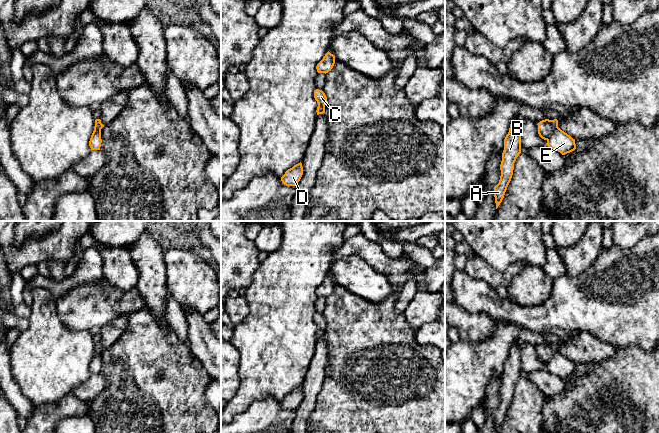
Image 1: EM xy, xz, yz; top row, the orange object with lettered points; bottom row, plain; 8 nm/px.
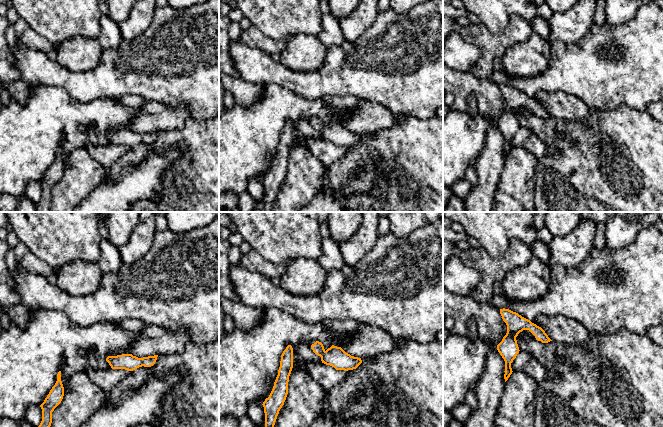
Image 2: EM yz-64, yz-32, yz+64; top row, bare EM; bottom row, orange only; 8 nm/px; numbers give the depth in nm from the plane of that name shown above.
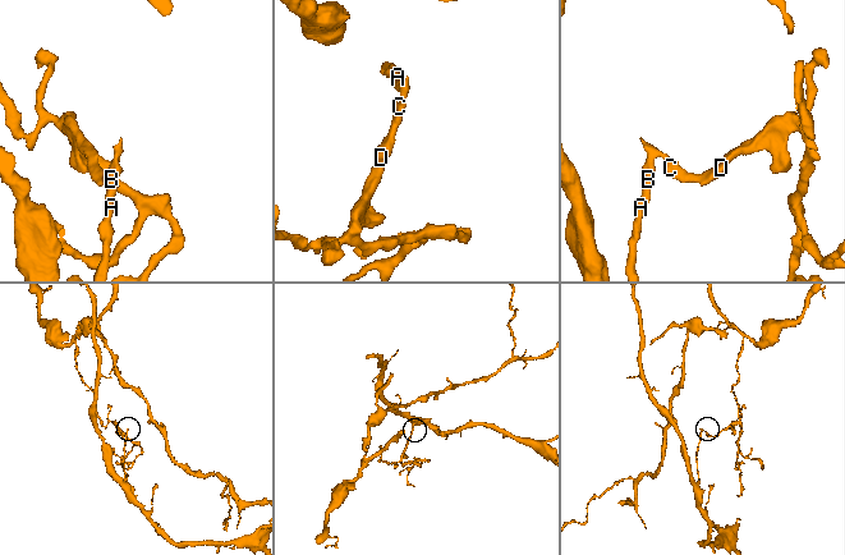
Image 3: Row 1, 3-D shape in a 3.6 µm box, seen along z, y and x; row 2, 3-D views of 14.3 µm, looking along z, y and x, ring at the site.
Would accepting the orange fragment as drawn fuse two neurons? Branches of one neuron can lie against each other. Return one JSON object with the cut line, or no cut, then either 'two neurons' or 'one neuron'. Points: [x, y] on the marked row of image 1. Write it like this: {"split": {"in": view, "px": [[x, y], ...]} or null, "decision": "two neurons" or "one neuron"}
{"split": {"in": "yz", "px": [[557, 126], [547, 140]]}, "decision": "two neurons"}

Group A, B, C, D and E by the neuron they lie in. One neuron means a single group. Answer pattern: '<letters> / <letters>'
A B C / D E

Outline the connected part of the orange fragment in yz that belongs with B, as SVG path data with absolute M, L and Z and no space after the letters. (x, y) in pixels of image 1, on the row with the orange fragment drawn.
M513 121L510 124L509 132L504 139L504 150L502 153L502 161L500 165L501 176L499 183L494 187L494 197L496 209L502 202L507 187L511 181L514 163L521 153L521 129L520 125Z

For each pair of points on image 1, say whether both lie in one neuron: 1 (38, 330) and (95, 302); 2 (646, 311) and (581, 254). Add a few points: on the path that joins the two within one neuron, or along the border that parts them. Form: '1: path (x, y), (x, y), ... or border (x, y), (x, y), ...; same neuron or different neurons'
1: border (55, 300), (60, 320), (68, 328), (81, 331); different neurons
2: border (602, 251), (582, 272), (571, 276); different neurons

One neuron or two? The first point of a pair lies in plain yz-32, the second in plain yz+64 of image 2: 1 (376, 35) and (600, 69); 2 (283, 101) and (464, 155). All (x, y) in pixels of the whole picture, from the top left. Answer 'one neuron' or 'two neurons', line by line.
1: one neuron
2: one neuron

